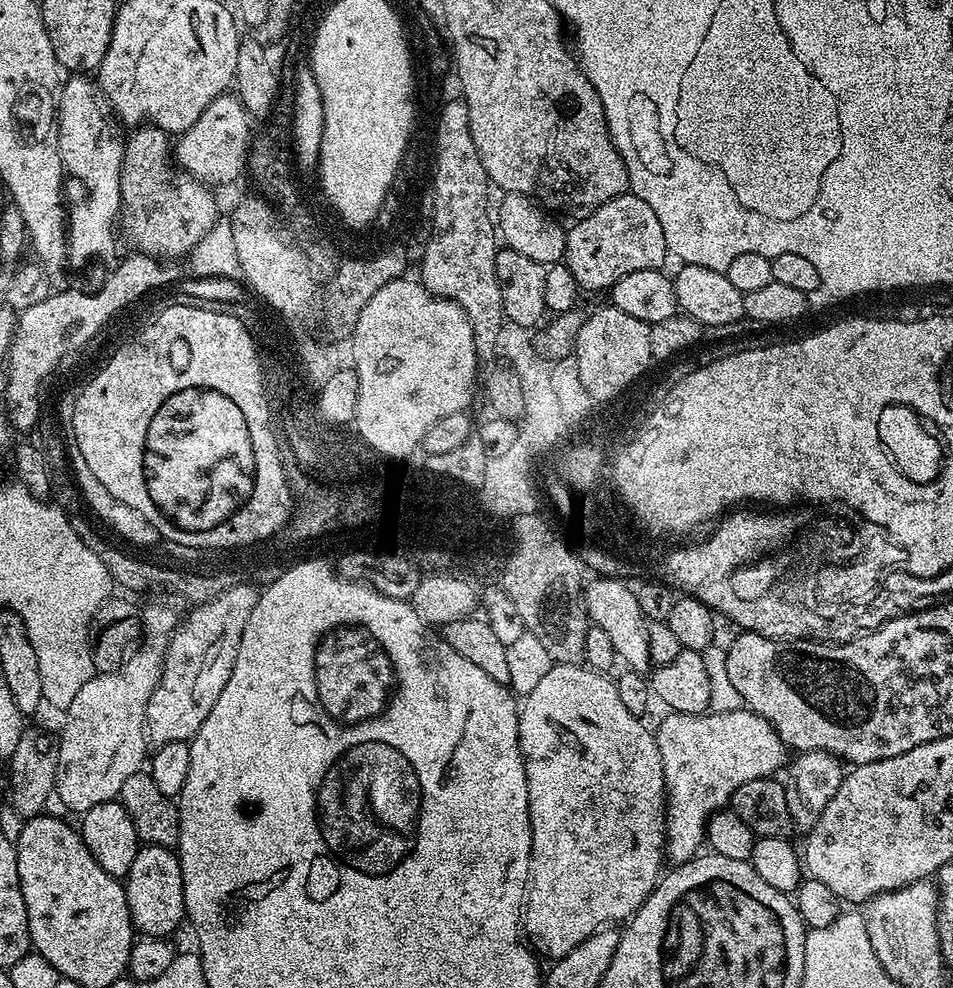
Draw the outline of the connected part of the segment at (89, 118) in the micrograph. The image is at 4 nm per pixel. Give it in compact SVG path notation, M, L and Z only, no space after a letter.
M72 74L67 78L69 80L65 84L63 81L58 92L58 146L65 173L82 182L88 191L66 220L66 260L69 265L72 263L80 268L112 248L112 227L115 224L117 227L122 212L120 171L124 140L116 133L117 125L109 109L98 99L97 85L84 74Z

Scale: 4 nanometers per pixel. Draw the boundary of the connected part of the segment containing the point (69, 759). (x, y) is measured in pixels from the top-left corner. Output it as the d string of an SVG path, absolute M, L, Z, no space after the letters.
M152 604L142 612L142 639L138 647L129 655L123 667L116 672L101 672L92 675L89 681L78 690L72 703L63 713L64 729L58 736L56 748L56 786L55 795L75 814L82 814L107 800L116 800L120 795L122 782L130 774L141 771L146 764L146 753L150 745L144 730L146 706L150 694L158 686L164 669L164 659L168 653L168 643L176 633L178 615L168 604Z

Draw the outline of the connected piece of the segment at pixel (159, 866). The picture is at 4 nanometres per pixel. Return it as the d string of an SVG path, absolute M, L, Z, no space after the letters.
M157 844L141 847L134 858L134 866L130 866L124 884L124 893L128 899L128 909L132 915L132 926L137 933L146 936L171 937L172 931L186 920L184 911L184 883L182 882L182 866L179 855L171 848L163 848Z

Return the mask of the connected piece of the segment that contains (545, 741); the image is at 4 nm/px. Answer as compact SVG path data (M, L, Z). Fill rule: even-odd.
M553 663L549 672L544 674L541 681L538 682L538 686L523 697L518 708L520 758L524 762L526 790L528 791L528 817L532 831L532 857L528 863L528 886L526 907L522 912L522 932L530 941L531 947L541 957L542 955L549 956L549 961L552 962L570 954L574 946L586 942L586 938L590 938L600 929L619 925L635 914L643 906L644 899L656 887L662 875L660 863L665 863L666 860L666 837L664 835L666 793L662 774L662 758L658 754L658 742L653 729L647 728L641 717L635 716L626 710L625 706L622 706L615 683L611 679L608 681L604 676L607 675L603 671L593 670L580 664Z

